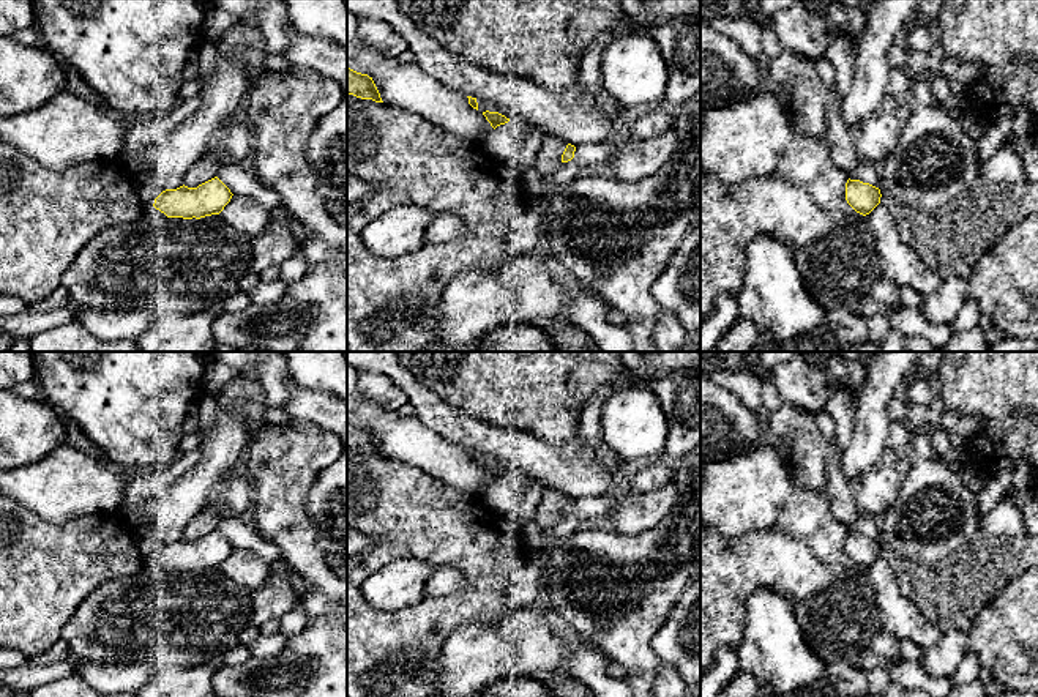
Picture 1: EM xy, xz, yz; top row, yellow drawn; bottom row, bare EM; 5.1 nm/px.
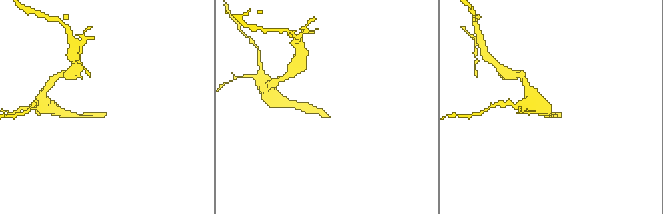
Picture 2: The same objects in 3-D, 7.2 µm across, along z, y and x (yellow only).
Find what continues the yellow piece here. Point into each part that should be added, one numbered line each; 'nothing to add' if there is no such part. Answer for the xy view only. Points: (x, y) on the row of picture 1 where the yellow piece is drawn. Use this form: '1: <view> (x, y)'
nothing to add

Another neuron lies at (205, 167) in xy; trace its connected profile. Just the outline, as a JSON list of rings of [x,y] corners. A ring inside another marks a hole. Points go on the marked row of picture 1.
[[[218,151],[205,153],[185,175],[183,184],[188,188],[197,188],[199,184],[216,177],[216,170],[224,164],[227,158]]]

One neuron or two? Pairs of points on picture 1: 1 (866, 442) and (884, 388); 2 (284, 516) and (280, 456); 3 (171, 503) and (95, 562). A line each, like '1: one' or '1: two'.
1: one
2: one
3: two

